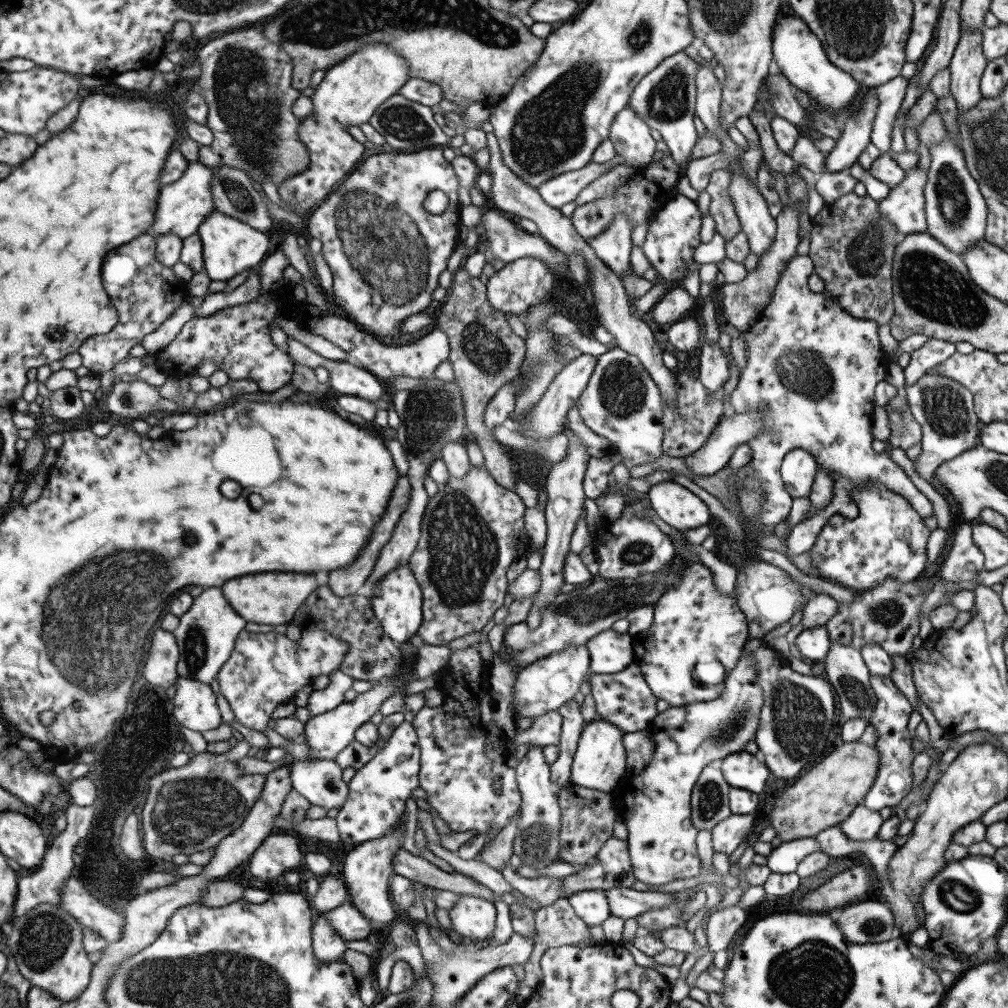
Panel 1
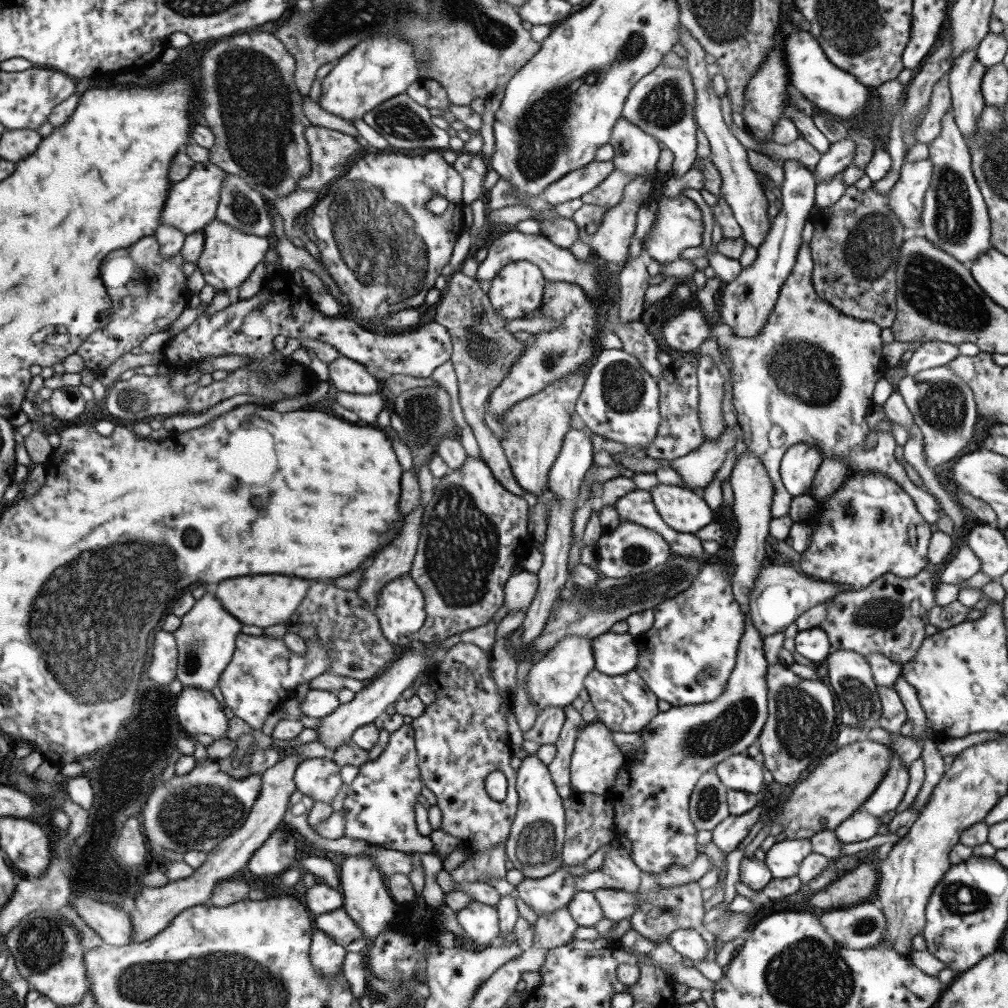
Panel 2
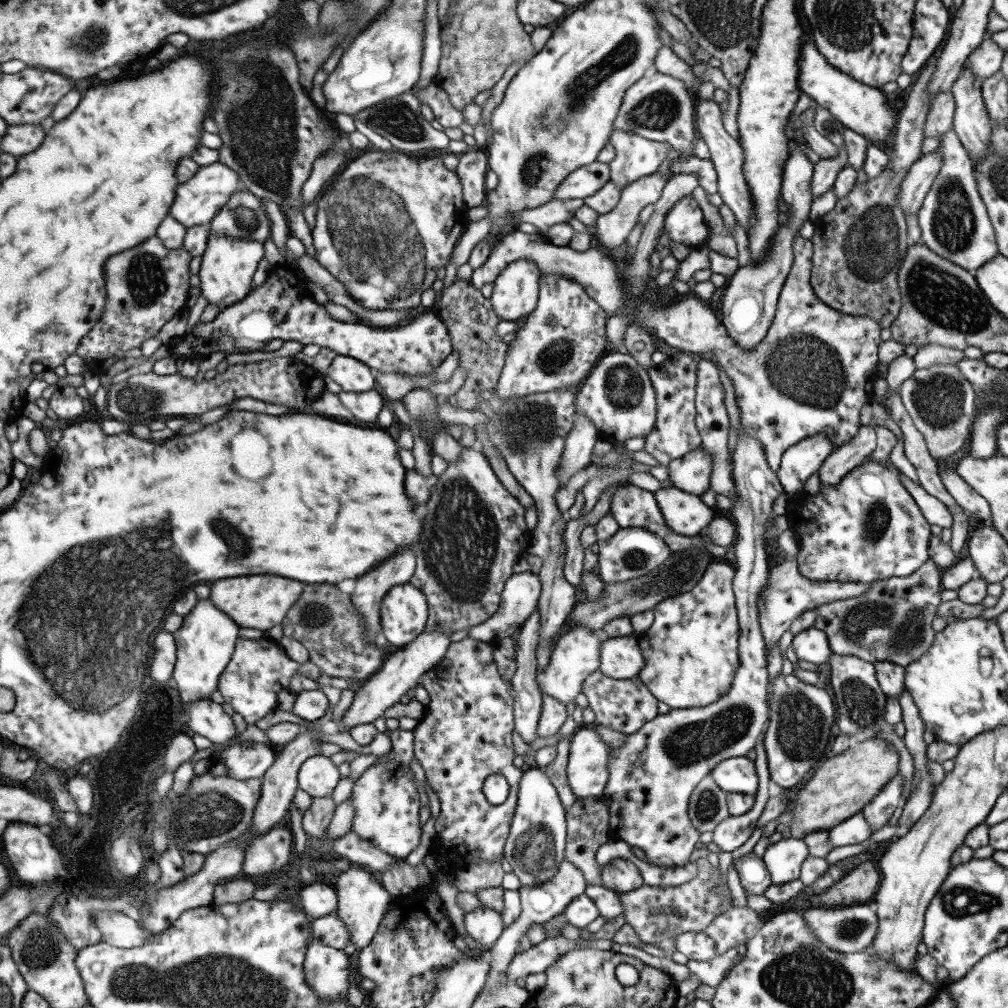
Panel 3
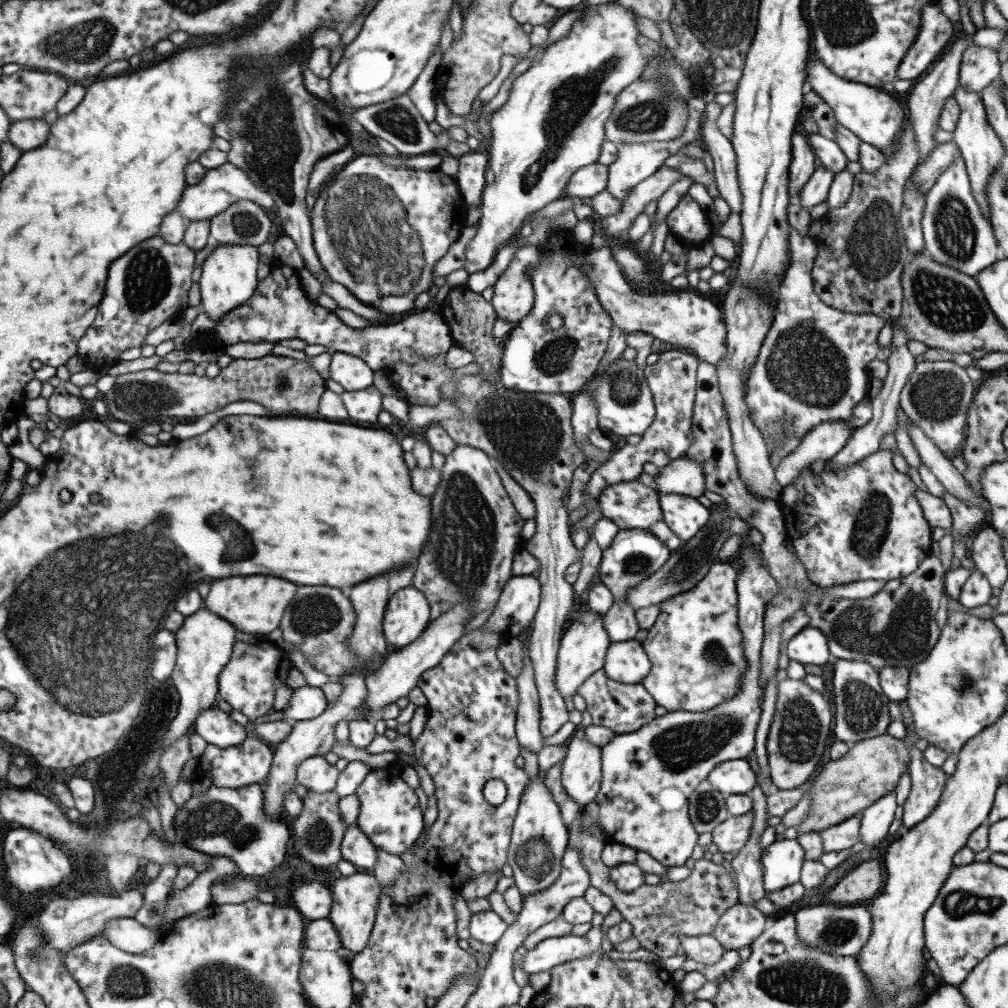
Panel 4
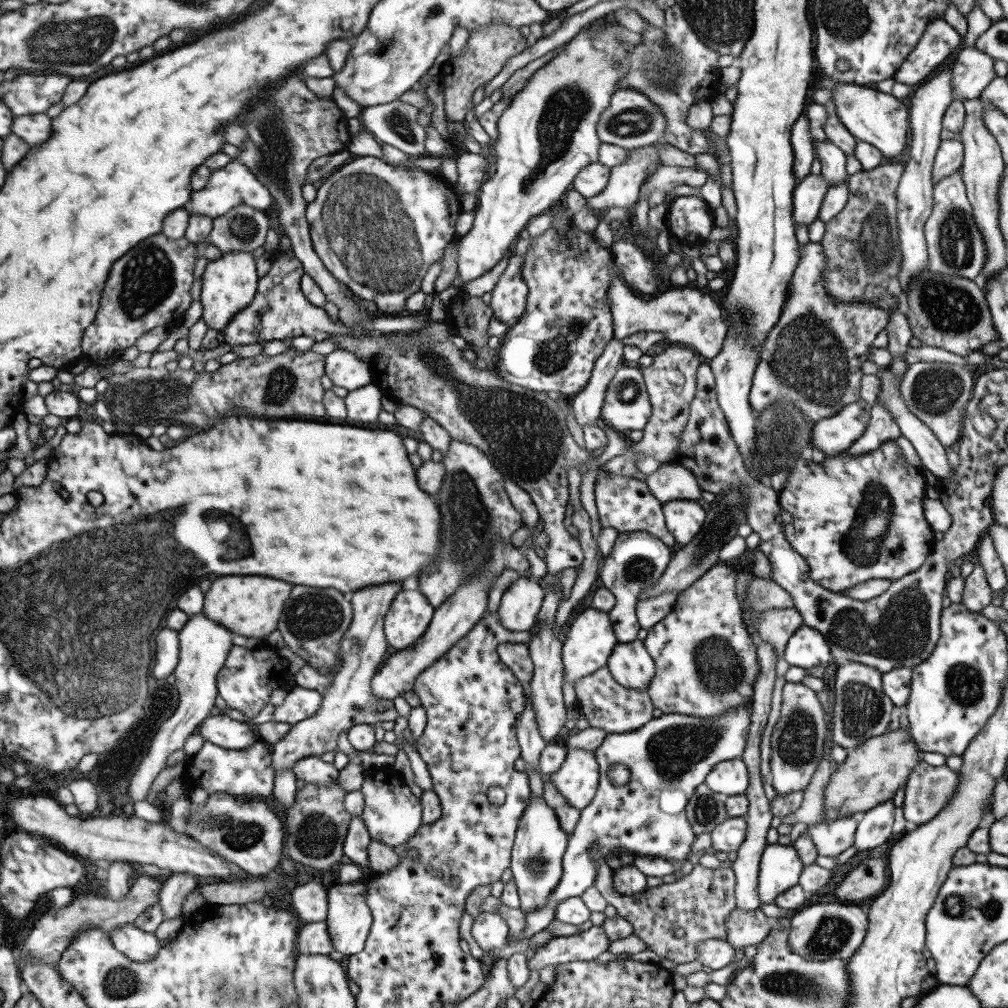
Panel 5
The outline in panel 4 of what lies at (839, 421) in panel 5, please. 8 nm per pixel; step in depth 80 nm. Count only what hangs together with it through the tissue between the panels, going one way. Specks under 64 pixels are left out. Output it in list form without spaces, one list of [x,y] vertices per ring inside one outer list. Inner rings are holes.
[[[865,398],[858,402],[852,410],[851,416],[839,422],[820,422],[817,426],[813,427],[809,432],[806,432],[798,442],[798,445],[788,452],[780,460],[779,464],[774,468],[774,477],[779,486],[789,486],[799,476],[799,473],[808,468],[813,460],[827,461],[845,444],[849,435],[859,427],[862,427],[872,417],[872,410],[870,400]]]

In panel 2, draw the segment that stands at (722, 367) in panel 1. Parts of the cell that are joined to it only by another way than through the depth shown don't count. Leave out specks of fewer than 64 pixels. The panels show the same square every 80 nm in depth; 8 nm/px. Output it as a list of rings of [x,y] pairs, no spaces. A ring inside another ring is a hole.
[[[700,355],[696,367],[698,390],[698,417],[705,441],[716,439],[722,433],[725,421],[721,414],[723,378],[711,356]]]

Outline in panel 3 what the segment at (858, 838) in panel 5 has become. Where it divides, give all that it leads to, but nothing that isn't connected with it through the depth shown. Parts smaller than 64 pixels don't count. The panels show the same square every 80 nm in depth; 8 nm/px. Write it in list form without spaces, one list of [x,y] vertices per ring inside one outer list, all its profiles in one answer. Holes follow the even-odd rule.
[[[897,771],[884,785],[876,792],[875,796],[862,808],[863,820],[869,824],[872,833],[888,824],[893,810],[902,804],[901,791],[903,777]]]

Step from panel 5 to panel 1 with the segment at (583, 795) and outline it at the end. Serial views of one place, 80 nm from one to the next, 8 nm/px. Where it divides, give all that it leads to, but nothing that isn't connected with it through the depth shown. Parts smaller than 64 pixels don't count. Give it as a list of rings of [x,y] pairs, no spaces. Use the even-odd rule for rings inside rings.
[[[601,718],[586,723],[580,732],[576,749],[572,756],[568,782],[583,788],[610,793],[621,778],[627,774],[625,768],[626,754],[622,743],[622,736],[625,733],[614,724],[608,723]]]

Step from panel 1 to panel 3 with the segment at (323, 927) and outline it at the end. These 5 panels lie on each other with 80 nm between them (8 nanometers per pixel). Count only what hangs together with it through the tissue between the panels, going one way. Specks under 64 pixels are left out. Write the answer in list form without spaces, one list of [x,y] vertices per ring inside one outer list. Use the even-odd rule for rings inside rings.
[[[311,938],[303,961],[304,979],[324,1001],[334,1001],[347,995],[348,957],[342,950],[325,946]]]

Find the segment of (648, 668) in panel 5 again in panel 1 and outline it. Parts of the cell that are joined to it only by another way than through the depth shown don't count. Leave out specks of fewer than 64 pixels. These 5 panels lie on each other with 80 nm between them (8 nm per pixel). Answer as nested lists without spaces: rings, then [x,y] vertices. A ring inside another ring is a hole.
[[[611,628],[591,636],[585,644],[589,655],[589,674],[603,675],[621,672],[629,663],[633,663],[635,656],[630,642],[628,633],[619,634]]]

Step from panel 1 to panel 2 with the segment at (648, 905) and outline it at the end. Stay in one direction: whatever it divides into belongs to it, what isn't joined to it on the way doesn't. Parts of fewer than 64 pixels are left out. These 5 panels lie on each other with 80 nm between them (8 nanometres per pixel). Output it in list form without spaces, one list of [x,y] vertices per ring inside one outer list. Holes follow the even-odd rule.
[[[597,889],[592,893],[601,907],[603,917],[616,923],[629,918],[640,905],[637,893],[617,889]]]

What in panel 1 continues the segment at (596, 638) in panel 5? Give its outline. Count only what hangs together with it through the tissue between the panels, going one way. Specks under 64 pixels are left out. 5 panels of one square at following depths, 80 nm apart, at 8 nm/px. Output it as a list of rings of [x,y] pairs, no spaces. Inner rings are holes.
[[[570,644],[559,652],[552,652],[549,656],[541,658],[517,669],[512,693],[512,709],[515,718],[526,716],[535,718],[549,711],[555,711],[572,699],[579,692],[583,676],[589,673],[589,655],[586,645]]]

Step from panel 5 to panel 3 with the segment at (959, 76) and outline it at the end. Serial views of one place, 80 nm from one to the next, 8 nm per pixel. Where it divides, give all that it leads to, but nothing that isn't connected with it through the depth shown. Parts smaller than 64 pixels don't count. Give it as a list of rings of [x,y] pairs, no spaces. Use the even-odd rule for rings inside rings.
[[[983,39],[965,60],[965,68],[969,68],[973,78],[983,80],[1000,70],[1003,56],[1004,52],[992,39]]]

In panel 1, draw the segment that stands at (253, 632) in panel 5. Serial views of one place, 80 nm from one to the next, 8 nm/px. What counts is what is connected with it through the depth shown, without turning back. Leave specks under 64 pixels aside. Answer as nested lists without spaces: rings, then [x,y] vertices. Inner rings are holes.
[[[265,572],[265,574],[251,574],[241,578],[231,578],[221,586],[221,592],[225,600],[231,604],[239,616],[243,616],[245,622],[257,622],[257,624],[288,624],[293,620],[295,610],[301,606],[301,602],[315,590],[317,582],[313,574],[283,574],[283,572]]]

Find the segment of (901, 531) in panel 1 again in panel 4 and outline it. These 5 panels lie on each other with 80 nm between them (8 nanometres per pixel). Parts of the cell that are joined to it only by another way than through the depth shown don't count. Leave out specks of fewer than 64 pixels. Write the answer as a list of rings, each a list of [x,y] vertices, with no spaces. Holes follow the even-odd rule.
[[[877,450],[869,456],[858,460],[851,466],[840,468],[839,470],[827,470],[826,465],[821,473],[812,475],[811,468],[804,468],[799,476],[789,486],[782,487],[780,496],[780,510],[784,517],[784,527],[786,530],[786,539],[792,552],[797,556],[797,560],[801,563],[801,567],[805,569],[807,579],[813,585],[821,588],[829,588],[850,584],[851,582],[865,580],[887,580],[903,579],[903,576],[908,576],[914,572],[923,560],[931,556],[931,526],[923,518],[921,507],[914,497],[914,490],[917,489],[915,484],[909,479],[907,474],[898,472],[891,463],[891,450]]]

